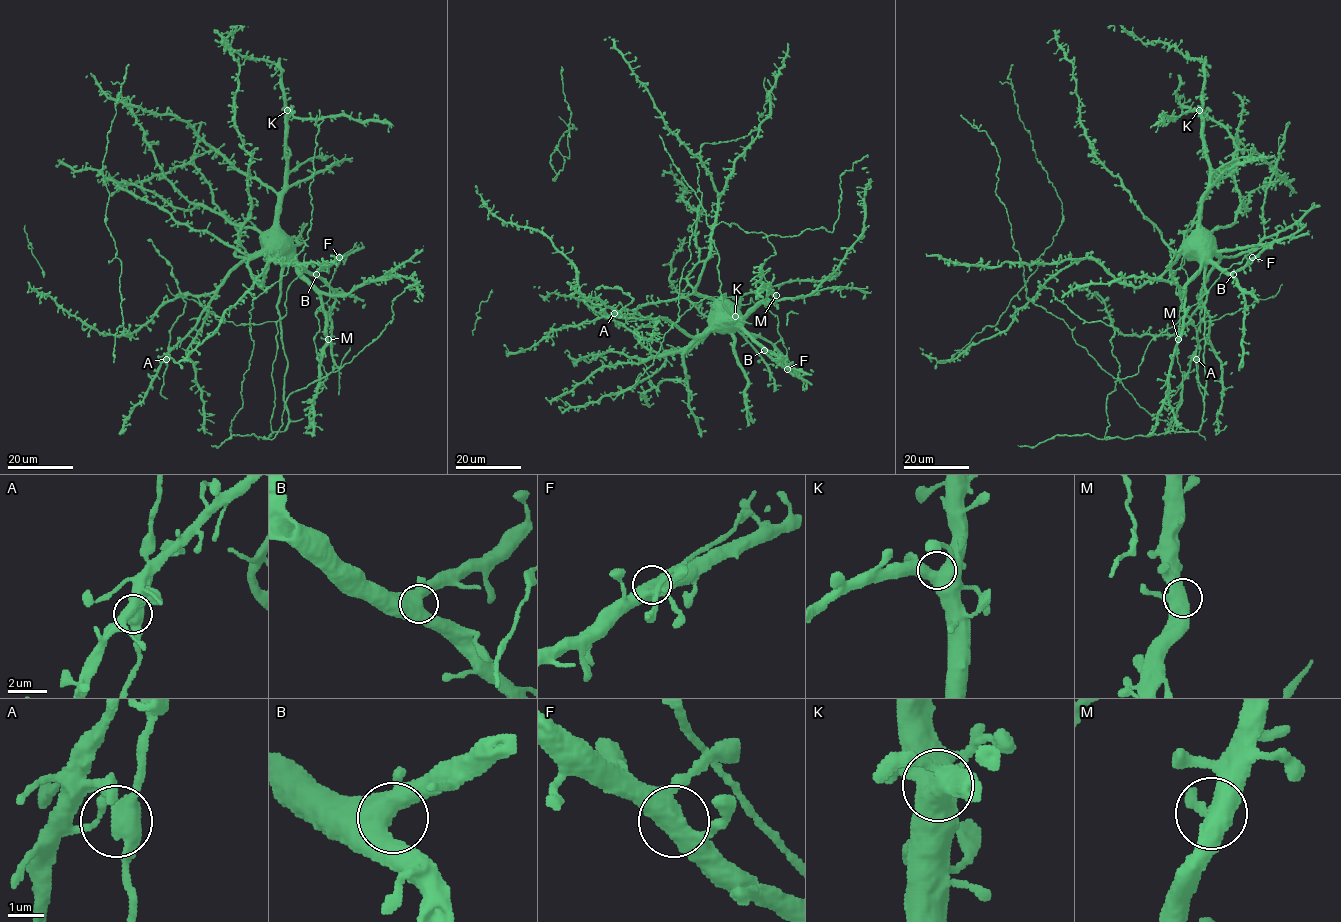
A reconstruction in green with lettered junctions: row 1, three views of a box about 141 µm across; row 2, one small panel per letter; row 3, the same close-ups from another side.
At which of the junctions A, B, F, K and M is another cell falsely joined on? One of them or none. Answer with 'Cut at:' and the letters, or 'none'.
Cut at: A

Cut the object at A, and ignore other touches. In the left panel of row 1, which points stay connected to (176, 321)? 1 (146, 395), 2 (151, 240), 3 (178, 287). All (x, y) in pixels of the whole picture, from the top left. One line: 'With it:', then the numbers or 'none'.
With it: 2, 3

